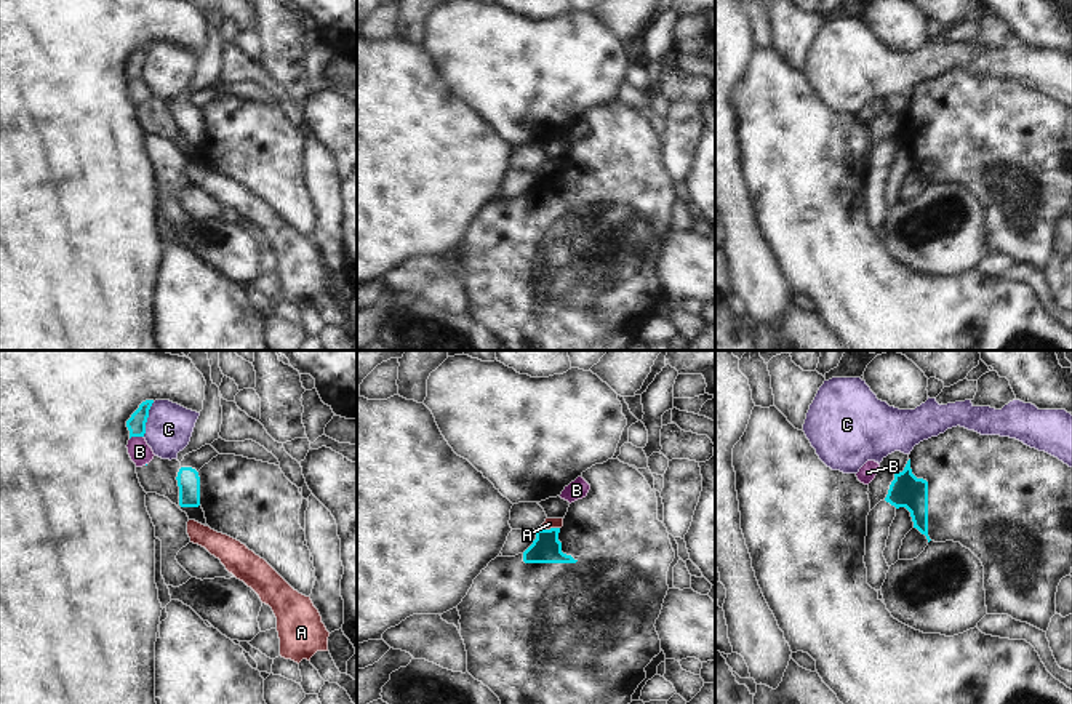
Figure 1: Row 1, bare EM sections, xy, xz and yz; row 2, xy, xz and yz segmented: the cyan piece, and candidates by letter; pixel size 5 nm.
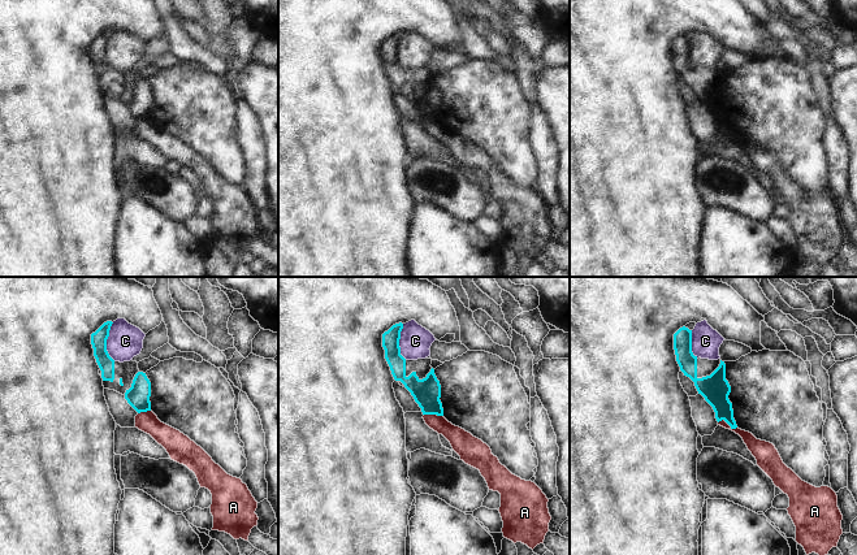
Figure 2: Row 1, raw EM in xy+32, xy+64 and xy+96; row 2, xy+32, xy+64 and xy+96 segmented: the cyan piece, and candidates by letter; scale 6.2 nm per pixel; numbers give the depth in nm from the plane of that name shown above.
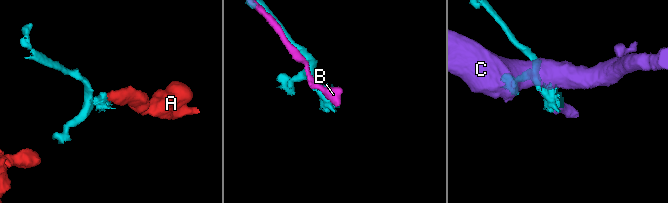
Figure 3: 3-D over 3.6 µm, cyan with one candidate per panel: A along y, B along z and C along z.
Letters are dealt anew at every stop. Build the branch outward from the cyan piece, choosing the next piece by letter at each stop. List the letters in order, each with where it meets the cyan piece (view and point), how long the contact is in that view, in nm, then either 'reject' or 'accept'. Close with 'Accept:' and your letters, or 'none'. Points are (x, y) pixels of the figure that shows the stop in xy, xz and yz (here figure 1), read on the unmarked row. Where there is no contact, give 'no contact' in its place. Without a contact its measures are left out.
A: xz (548, 172) | 110 nm | reject
B: xy (136, 77) | 70 nm | reject
C: xy (146, 61) | 190 nm | reject
Accept: none

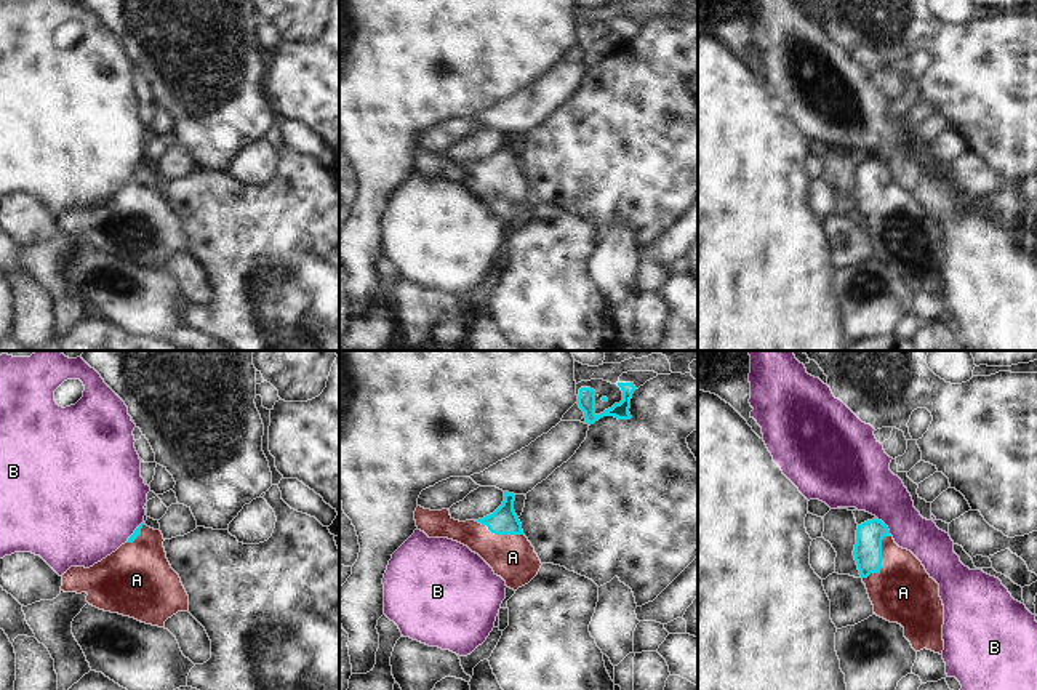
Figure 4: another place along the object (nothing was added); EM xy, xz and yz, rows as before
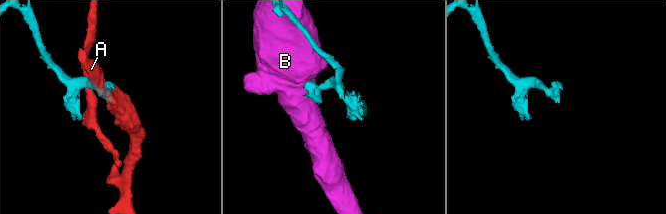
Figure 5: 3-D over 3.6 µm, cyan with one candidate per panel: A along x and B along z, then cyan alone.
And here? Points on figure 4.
A: yz (880, 200) | 260 nm | accept
B: yz (887, 168) | 120 nm | reject
Accept: A

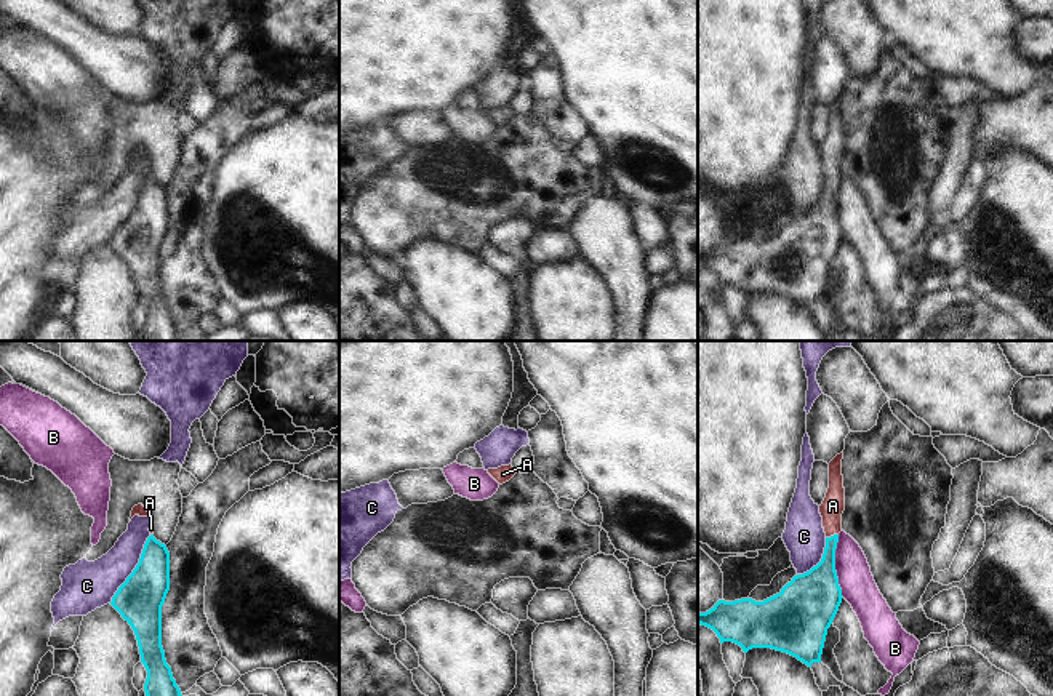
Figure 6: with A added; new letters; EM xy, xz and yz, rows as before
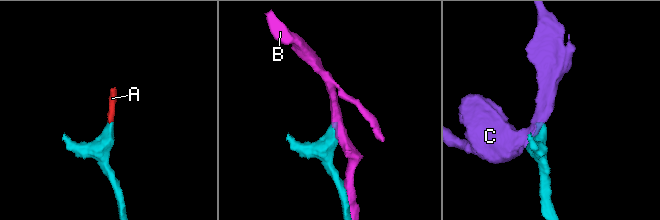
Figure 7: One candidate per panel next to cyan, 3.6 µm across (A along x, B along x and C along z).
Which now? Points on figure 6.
A: yz (831, 178) | 70 nm | accept
B: yz (834, 208) | 320 nm | reject
C: xy (135, 210) | 400 nm | reject
Accept: A

